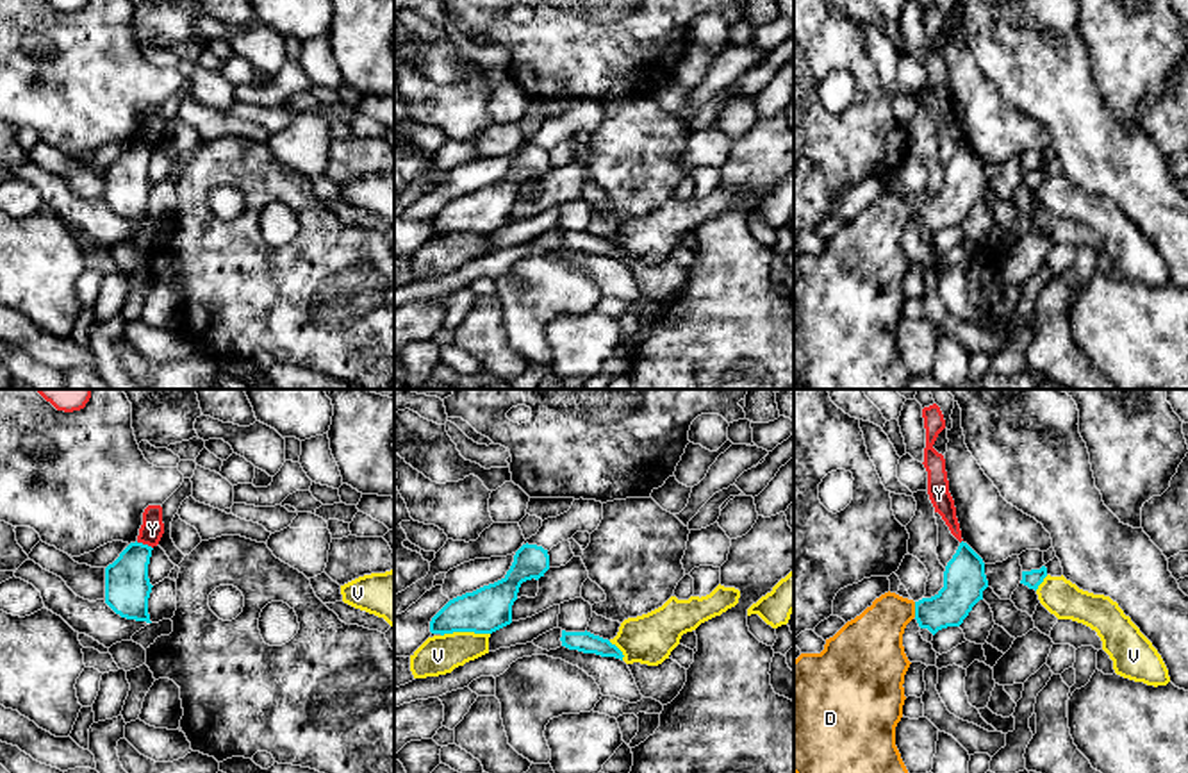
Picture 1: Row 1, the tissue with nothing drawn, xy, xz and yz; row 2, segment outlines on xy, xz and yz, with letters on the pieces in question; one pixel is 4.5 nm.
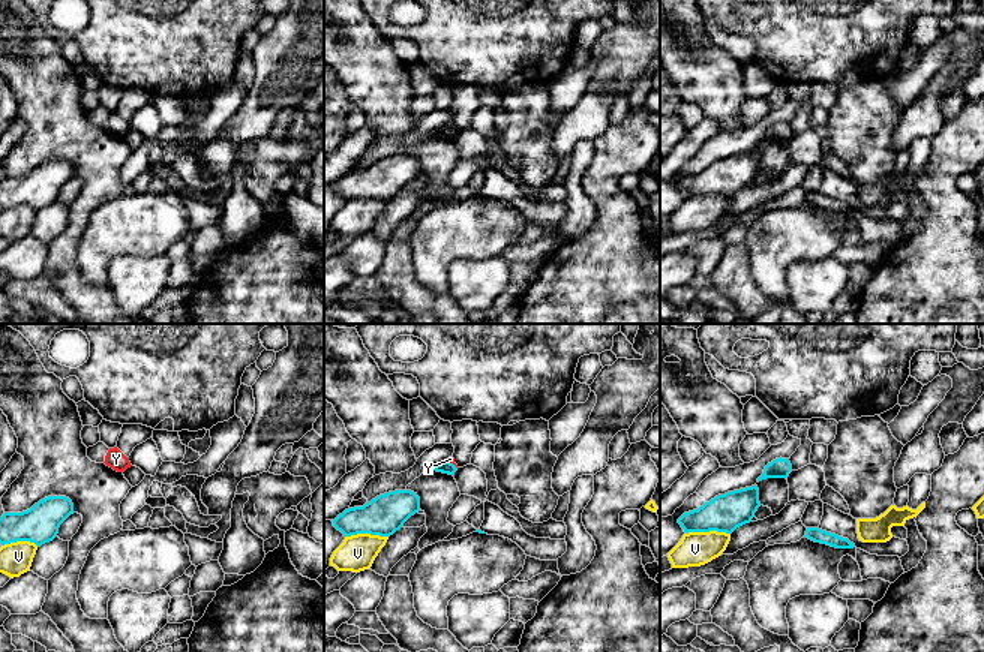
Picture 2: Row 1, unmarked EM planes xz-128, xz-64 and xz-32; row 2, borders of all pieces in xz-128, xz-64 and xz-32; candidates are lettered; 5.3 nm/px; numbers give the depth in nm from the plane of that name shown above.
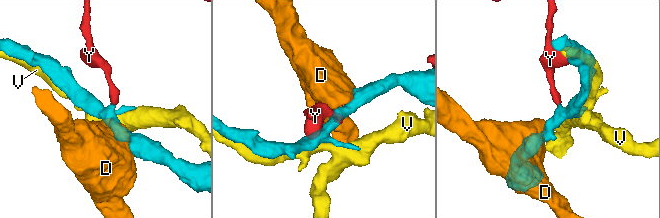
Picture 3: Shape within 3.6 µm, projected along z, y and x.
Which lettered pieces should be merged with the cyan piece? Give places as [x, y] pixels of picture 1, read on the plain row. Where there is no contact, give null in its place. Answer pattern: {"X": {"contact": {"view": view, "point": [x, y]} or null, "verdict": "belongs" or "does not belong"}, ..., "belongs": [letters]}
{"D": {"contact": {"view": "yz", "point": [915, 209]}, "verdict": "does not belong"}, "V": {"contact": {"view": "xz", "point": [464, 231]}, "verdict": "does not belong"}, "Y": {"contact": {"view": "xy", "point": [145, 145]}, "verdict": "does not belong"}, "belongs": []}

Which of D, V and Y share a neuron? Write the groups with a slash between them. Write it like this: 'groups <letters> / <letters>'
groups D / V / Y

